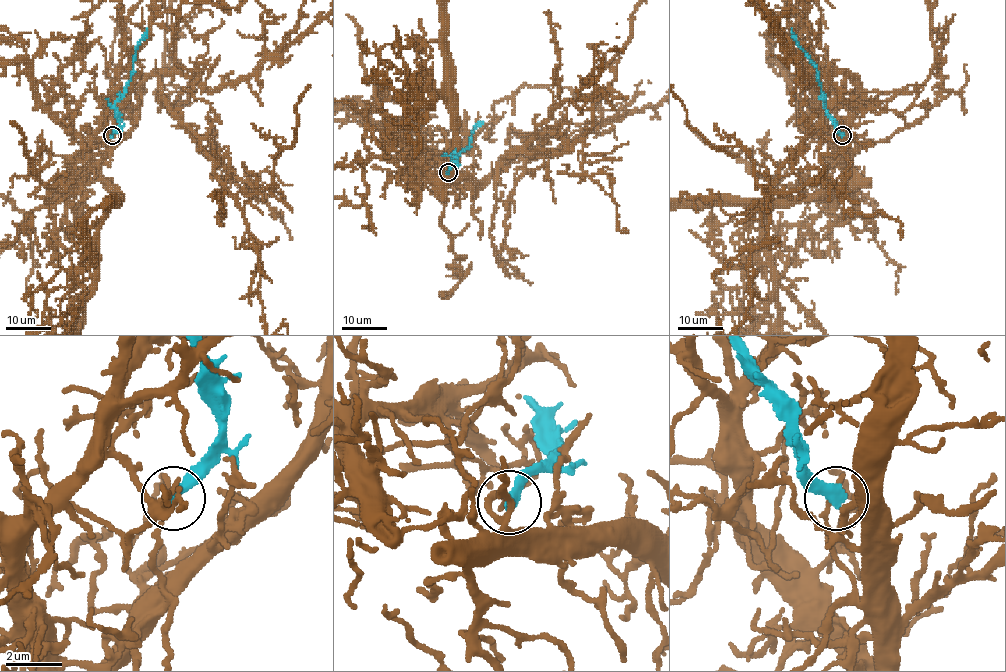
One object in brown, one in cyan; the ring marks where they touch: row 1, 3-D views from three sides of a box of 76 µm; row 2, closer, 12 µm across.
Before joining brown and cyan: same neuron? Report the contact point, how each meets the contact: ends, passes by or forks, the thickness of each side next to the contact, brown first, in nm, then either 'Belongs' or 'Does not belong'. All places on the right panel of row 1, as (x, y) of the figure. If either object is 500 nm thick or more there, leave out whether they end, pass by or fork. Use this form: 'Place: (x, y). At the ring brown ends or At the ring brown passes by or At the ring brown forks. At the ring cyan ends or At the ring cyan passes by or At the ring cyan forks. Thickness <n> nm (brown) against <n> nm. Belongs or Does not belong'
Place: (842, 135). At the ring brown ends. At the ring cyan ends. Thickness 200 nm (brown) against 400 nm. Does not belong

